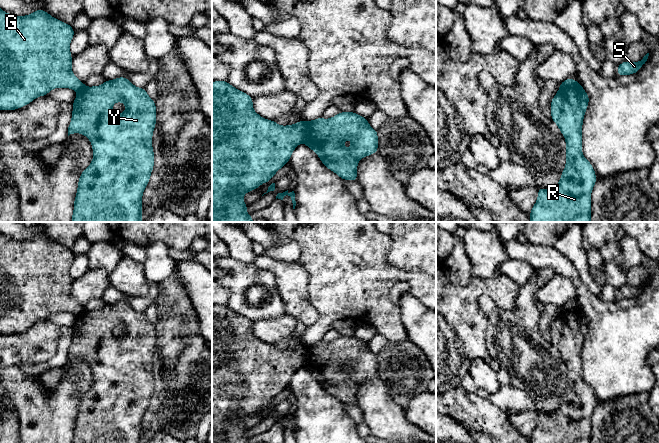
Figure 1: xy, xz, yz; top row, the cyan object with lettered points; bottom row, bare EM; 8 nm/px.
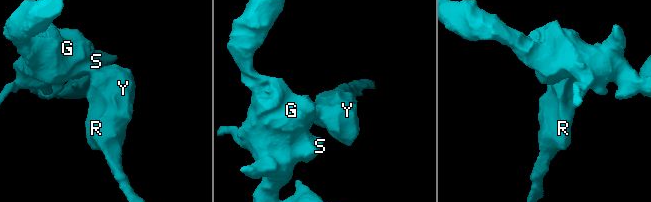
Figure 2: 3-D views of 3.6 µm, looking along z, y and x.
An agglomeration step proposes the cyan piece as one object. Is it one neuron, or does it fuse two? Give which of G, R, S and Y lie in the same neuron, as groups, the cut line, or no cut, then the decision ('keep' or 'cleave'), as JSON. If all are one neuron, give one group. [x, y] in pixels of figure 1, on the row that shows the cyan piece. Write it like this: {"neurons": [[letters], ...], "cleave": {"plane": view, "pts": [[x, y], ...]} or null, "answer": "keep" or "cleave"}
{"neurons": [["G", "S"], ["R", "Y"]], "cleave": {"plane": "xz", "pts": [[305, 121], [305, 132], [302, 141]]}, "answer": "cleave"}

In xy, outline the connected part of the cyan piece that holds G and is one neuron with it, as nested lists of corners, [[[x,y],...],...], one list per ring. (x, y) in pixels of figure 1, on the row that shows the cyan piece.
[[[0,8],[0,110],[16,110],[31,103],[34,99],[40,96],[47,95],[55,88],[70,88],[79,91],[84,87],[84,83],[80,81],[72,72],[72,55],[70,53],[70,42],[75,34],[72,26],[66,24],[48,14],[42,9],[34,11],[32,14],[25,16],[14,16],[4,12]]]

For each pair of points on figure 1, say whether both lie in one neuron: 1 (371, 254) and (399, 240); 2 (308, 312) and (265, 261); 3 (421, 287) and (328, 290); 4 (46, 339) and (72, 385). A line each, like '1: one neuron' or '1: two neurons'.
1: two neurons
2: one neuron
3: one neuron
4: two neurons

